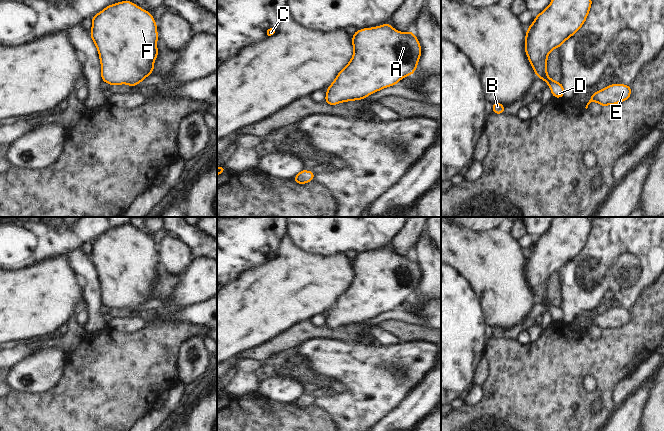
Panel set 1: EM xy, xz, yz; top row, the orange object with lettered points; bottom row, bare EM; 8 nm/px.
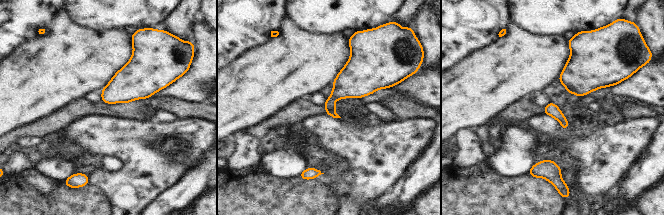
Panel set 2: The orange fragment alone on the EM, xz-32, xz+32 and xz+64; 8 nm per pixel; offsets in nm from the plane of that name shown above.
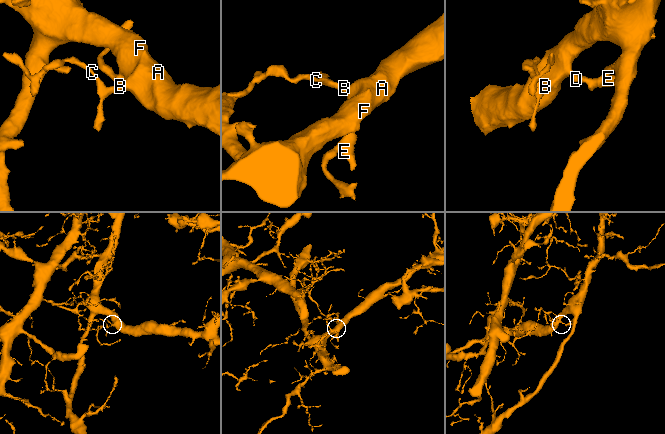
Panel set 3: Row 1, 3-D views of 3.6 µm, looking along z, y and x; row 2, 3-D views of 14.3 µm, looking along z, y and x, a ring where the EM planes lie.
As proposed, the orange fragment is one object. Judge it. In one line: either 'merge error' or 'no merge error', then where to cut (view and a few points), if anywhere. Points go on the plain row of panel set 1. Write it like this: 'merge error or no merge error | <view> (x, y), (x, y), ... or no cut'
no merge error | no cut

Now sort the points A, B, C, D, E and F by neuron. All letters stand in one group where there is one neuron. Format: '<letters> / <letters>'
A B C D E F

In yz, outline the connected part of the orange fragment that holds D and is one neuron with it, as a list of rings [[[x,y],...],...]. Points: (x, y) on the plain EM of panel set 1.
[[[555,217],[549,230],[529,249],[525,256],[525,276],[535,299],[550,311],[554,322],[563,322],[561,306],[548,301],[549,277],[573,260],[585,247],[592,229],[586,217]]]

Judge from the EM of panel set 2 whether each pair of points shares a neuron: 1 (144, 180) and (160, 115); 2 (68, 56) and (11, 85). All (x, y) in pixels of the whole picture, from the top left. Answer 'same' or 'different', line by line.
1: different
2: same

